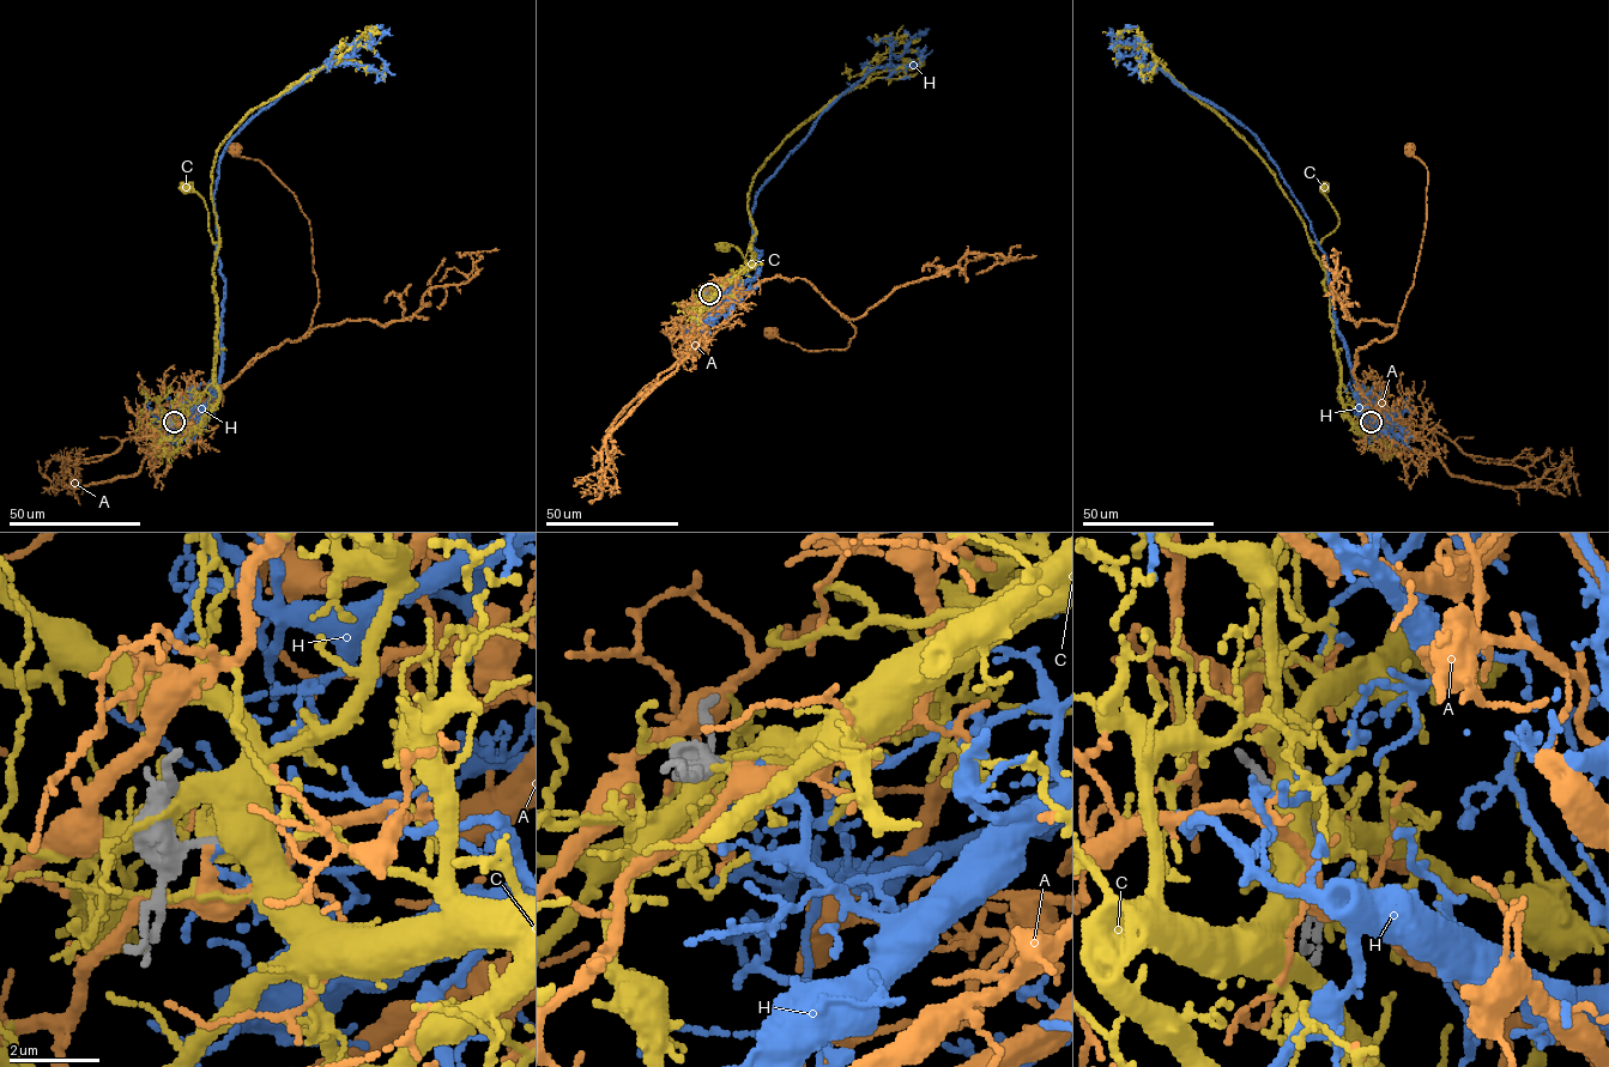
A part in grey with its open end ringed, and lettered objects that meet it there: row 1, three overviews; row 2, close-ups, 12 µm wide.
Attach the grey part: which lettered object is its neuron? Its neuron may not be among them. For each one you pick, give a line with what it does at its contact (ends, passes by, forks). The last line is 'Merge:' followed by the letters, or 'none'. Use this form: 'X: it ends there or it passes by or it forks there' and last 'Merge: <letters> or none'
Merge: none

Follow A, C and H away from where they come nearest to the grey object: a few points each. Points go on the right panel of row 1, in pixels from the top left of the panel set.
A: (1371, 423), (1401, 432), (1354, 369), (1355, 353), (1393, 332), (1413, 284), (1427, 169), (1408, 149)
C: (1371, 423), (1356, 428), (1340, 394), (1325, 270), (1312, 243), (1338, 224), (1324, 189)
H: (1371, 423), (1301, 205), (1246, 128), (1120, 41), (1137, 25)

